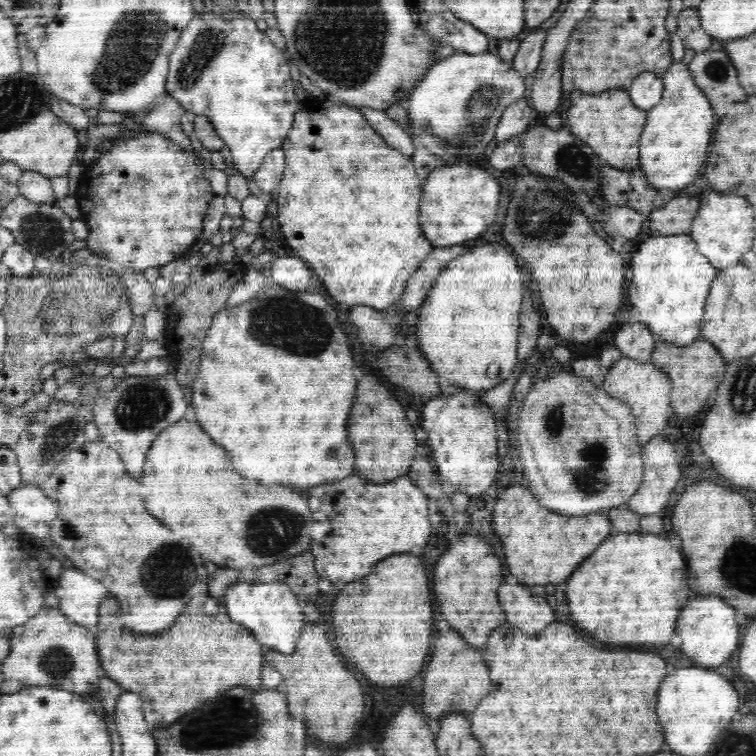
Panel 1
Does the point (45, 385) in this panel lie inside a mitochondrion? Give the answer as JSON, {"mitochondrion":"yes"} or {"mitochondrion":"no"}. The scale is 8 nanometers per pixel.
{"mitochondrion":"no"}

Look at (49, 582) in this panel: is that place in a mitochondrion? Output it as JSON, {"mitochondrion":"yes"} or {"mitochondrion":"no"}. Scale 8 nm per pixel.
{"mitochondrion":"no"}

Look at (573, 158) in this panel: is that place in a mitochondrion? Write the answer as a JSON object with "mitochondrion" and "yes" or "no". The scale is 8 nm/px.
{"mitochondrion":"yes"}

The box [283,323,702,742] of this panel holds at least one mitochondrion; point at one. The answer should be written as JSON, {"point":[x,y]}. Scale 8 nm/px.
{"point":[589,480]}

